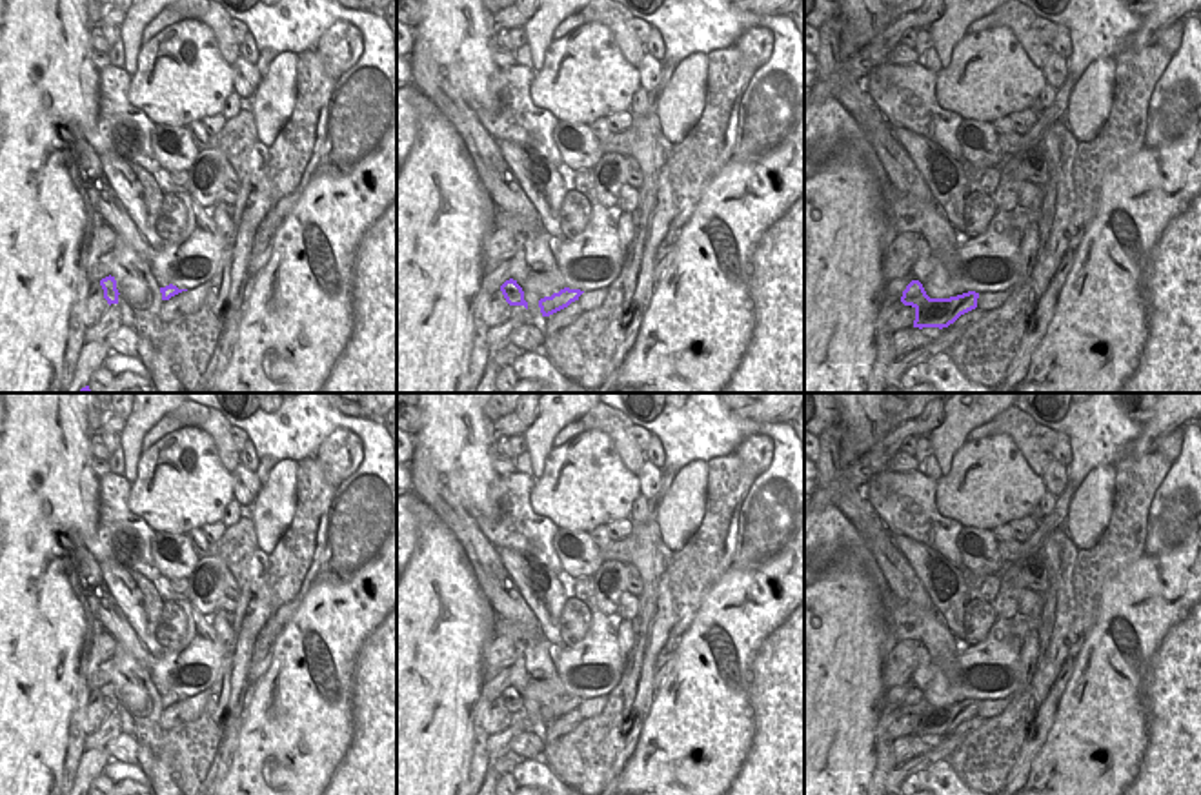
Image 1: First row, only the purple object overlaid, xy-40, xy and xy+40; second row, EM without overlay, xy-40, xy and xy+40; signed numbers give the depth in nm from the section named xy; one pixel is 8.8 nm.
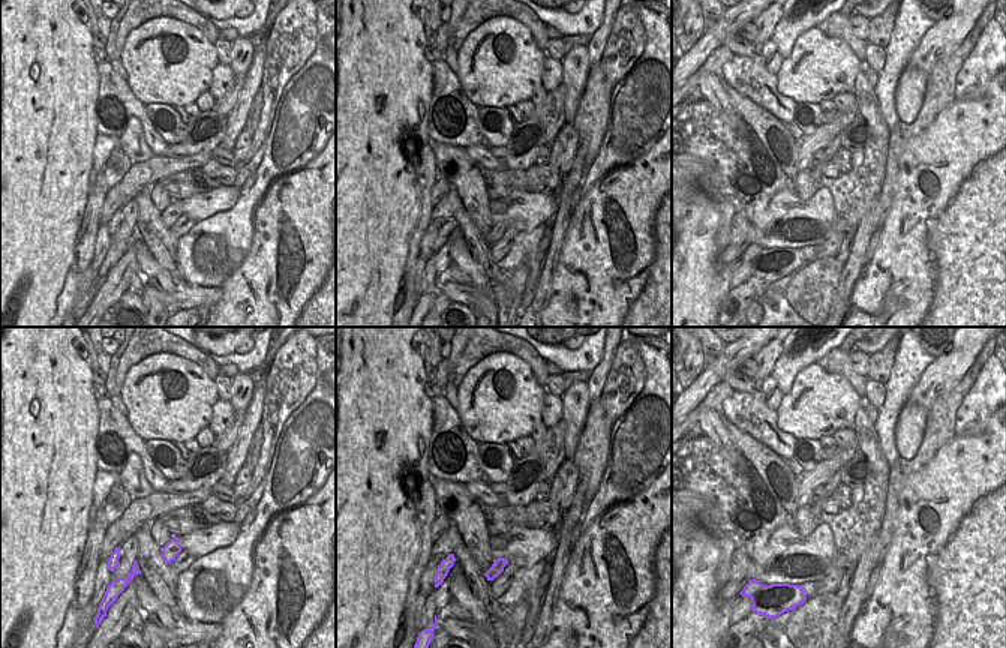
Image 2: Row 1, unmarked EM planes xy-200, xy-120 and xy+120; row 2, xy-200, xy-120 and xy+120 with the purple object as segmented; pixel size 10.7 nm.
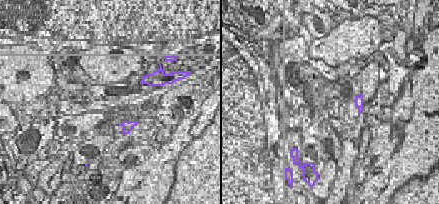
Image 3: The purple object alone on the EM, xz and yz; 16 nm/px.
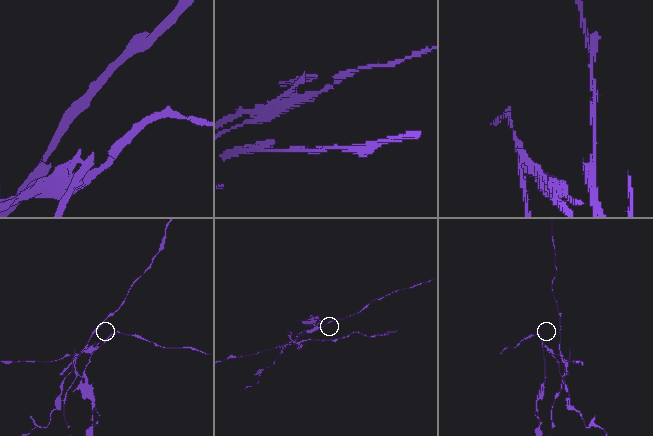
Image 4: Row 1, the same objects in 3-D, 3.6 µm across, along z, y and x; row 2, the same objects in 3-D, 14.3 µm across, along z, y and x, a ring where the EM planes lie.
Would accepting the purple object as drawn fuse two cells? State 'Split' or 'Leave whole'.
Split

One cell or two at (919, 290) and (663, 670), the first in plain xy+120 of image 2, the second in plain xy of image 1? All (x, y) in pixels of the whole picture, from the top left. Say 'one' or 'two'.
two

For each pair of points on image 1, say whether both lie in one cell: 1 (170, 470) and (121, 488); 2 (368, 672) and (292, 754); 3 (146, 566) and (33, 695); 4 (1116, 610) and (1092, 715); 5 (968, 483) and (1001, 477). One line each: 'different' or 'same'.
1: different
2: same
3: different
4: same
5: same

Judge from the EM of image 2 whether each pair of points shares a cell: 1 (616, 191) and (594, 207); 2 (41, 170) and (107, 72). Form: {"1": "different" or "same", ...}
{"1": "same", "2": "different"}

